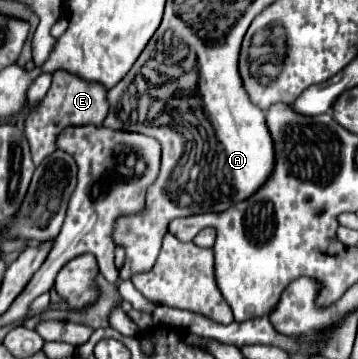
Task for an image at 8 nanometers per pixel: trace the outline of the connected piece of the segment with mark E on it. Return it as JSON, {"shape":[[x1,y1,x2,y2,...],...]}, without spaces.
{"shape":[[56,71,54,81,42,103,34,113,28,113,26,117,26,137,32,149,34,165,38,165,44,157,48,157,52,151,56,151,56,137,58,133,68,125,86,125,104,123,108,115,108,89,102,83,86,81,78,75,72,75,68,71]]}

